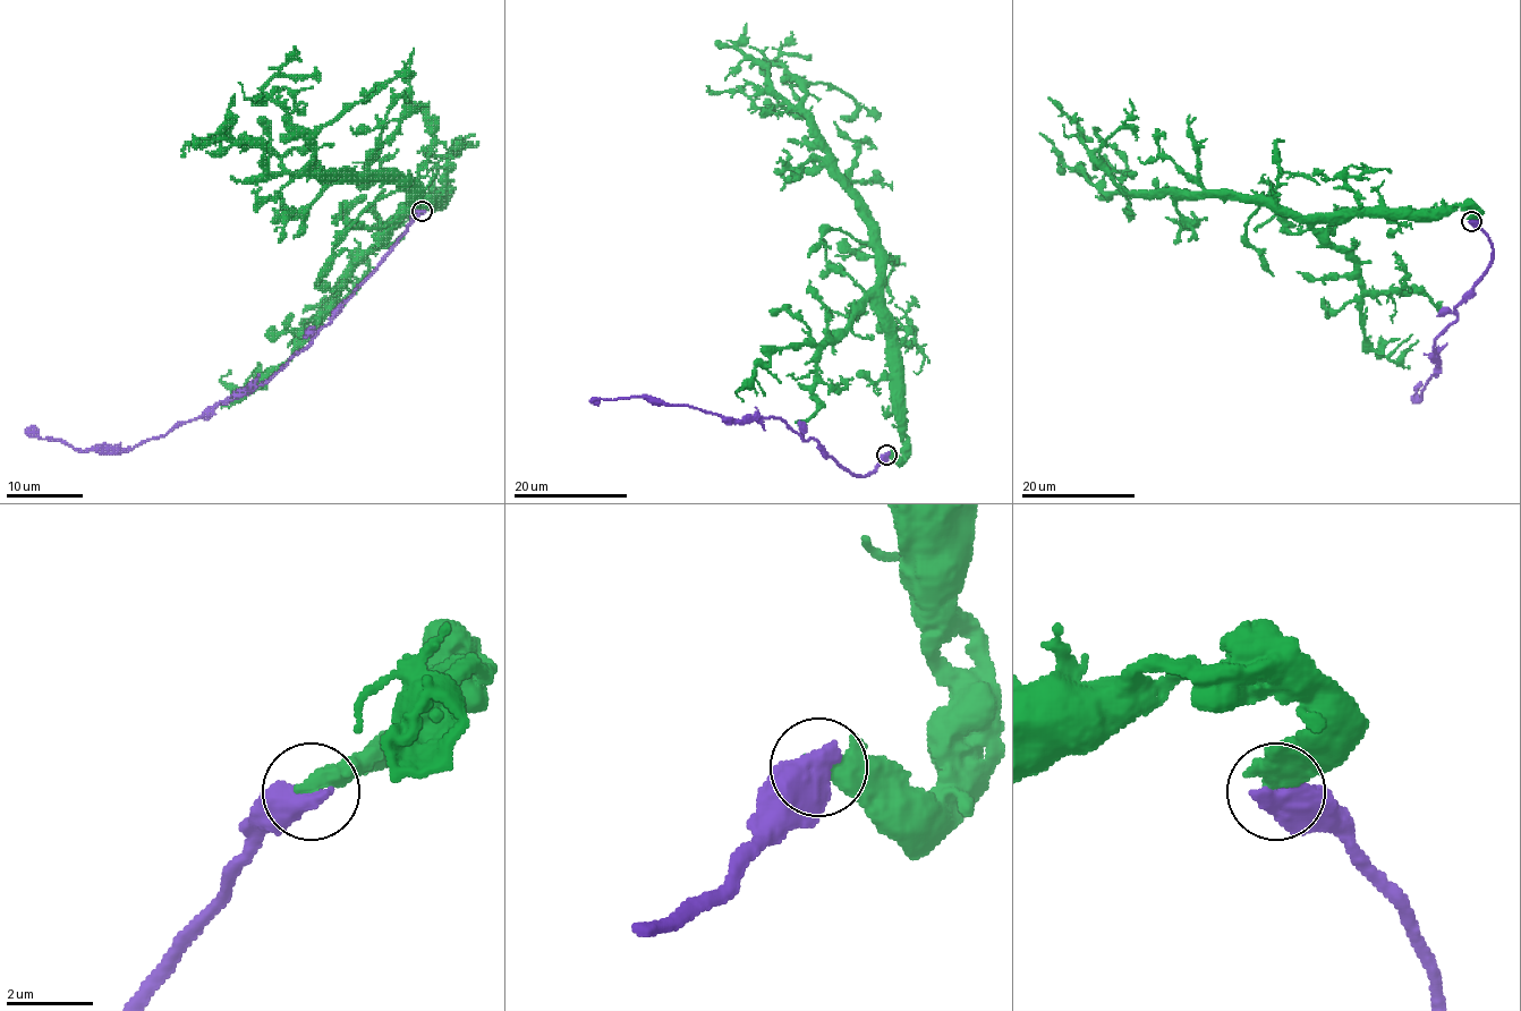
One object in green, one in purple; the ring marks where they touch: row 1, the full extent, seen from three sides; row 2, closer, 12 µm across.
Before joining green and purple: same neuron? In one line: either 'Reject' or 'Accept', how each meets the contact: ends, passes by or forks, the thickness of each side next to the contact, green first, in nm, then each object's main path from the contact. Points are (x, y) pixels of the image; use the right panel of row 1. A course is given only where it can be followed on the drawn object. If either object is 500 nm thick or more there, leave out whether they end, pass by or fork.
Reject. Thickness 480 nm (green) against 750 nm. Course of green: (1471, 221), (1475, 211), (1461, 205), (1285, 215), (1232, 197), (1132, 194), (1099, 155), (1131, 116), (1130, 99). Course of purple: (1471, 221), (1490, 243), (1493, 262), (1435, 340), (1436, 370), (1421, 399), (1413, 400), (1418, 384)

